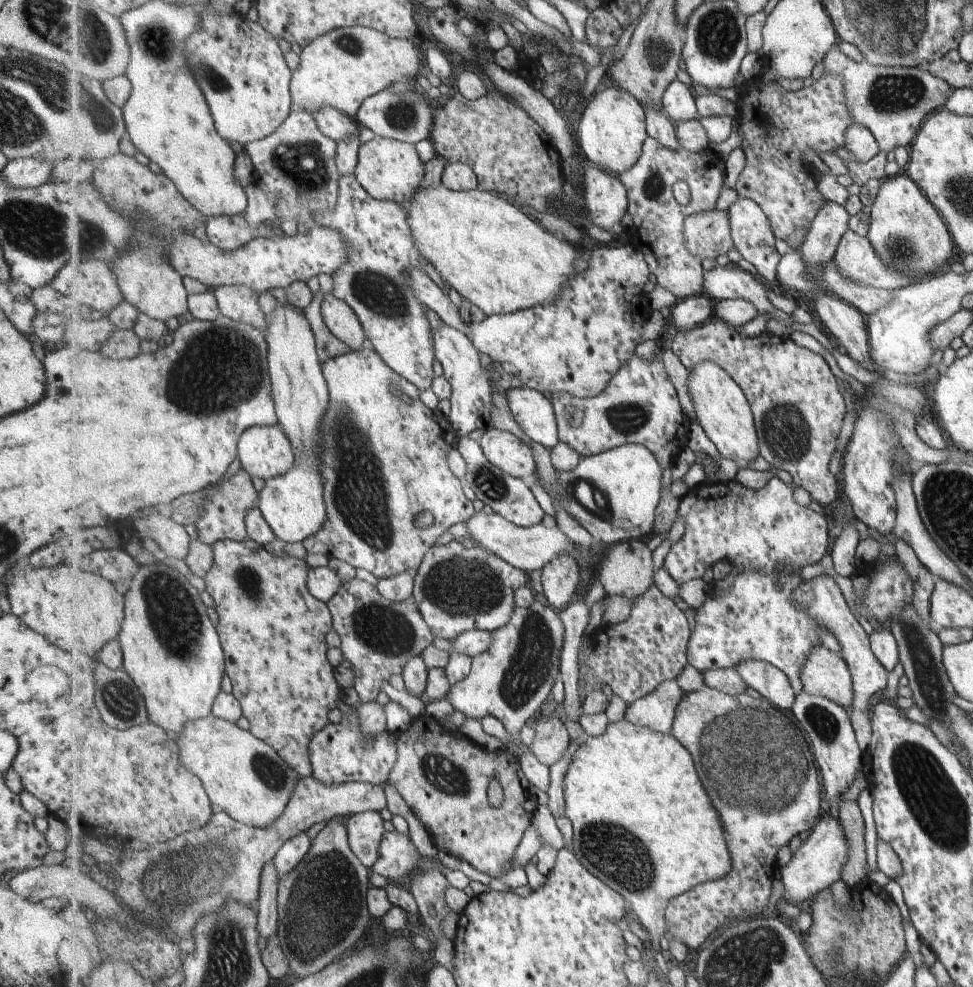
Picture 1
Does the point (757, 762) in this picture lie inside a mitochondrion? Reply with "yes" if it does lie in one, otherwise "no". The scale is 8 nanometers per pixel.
yes

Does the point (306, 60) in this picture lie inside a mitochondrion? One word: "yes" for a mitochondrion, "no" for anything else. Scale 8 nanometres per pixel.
no

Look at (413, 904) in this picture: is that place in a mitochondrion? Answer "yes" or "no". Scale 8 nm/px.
no

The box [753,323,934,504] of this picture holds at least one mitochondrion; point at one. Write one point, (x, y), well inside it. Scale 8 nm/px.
(786, 435)

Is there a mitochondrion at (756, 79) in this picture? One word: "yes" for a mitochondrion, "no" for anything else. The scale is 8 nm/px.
no

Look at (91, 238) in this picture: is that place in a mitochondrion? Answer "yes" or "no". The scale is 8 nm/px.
yes

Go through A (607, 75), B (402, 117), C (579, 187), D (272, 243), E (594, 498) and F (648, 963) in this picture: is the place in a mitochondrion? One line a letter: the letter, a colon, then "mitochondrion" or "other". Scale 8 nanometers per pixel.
A: other
B: mitochondrion
C: other
D: other
E: mitochondrion
F: other

